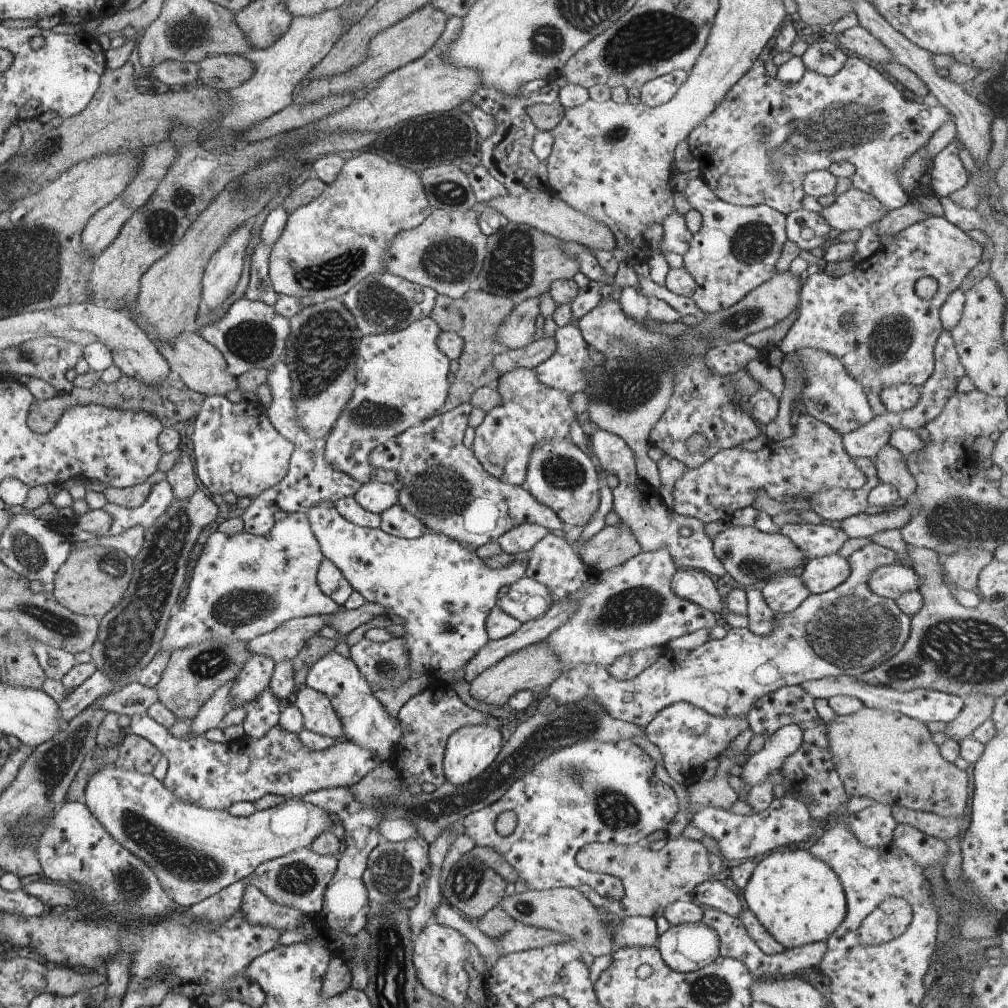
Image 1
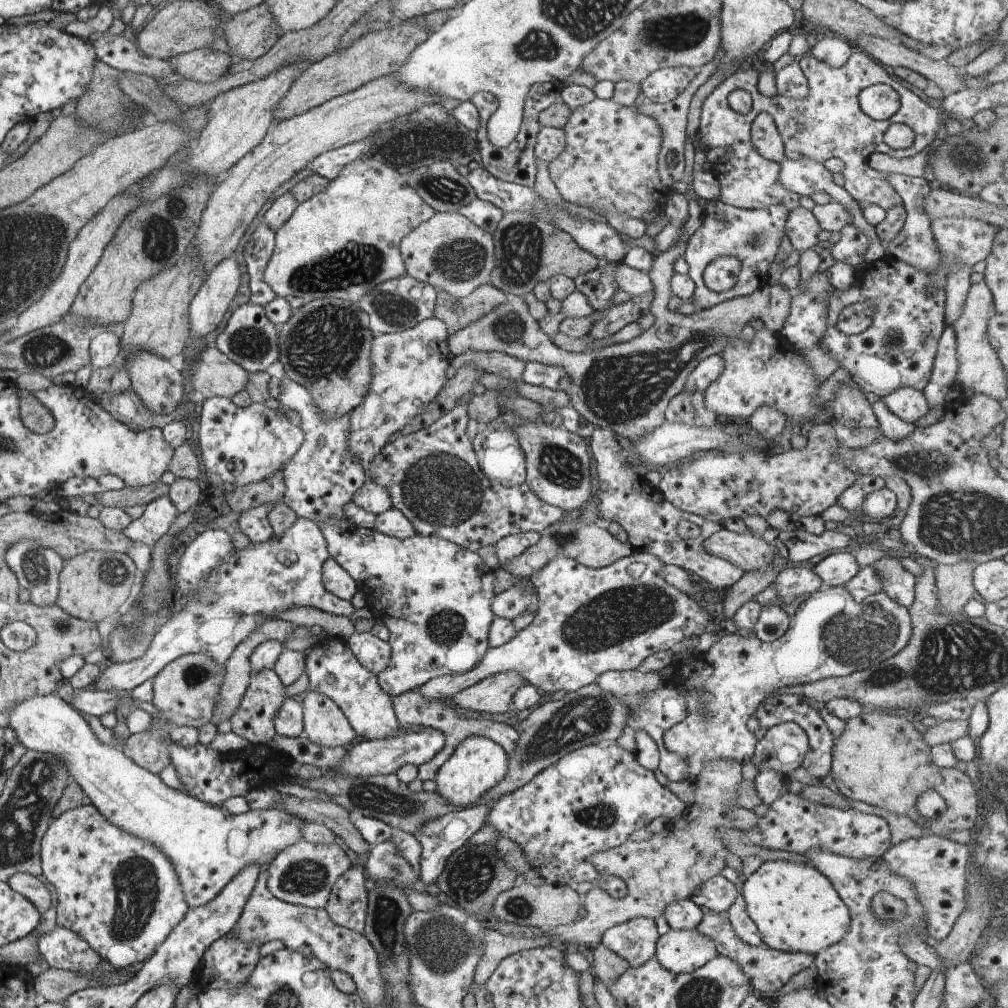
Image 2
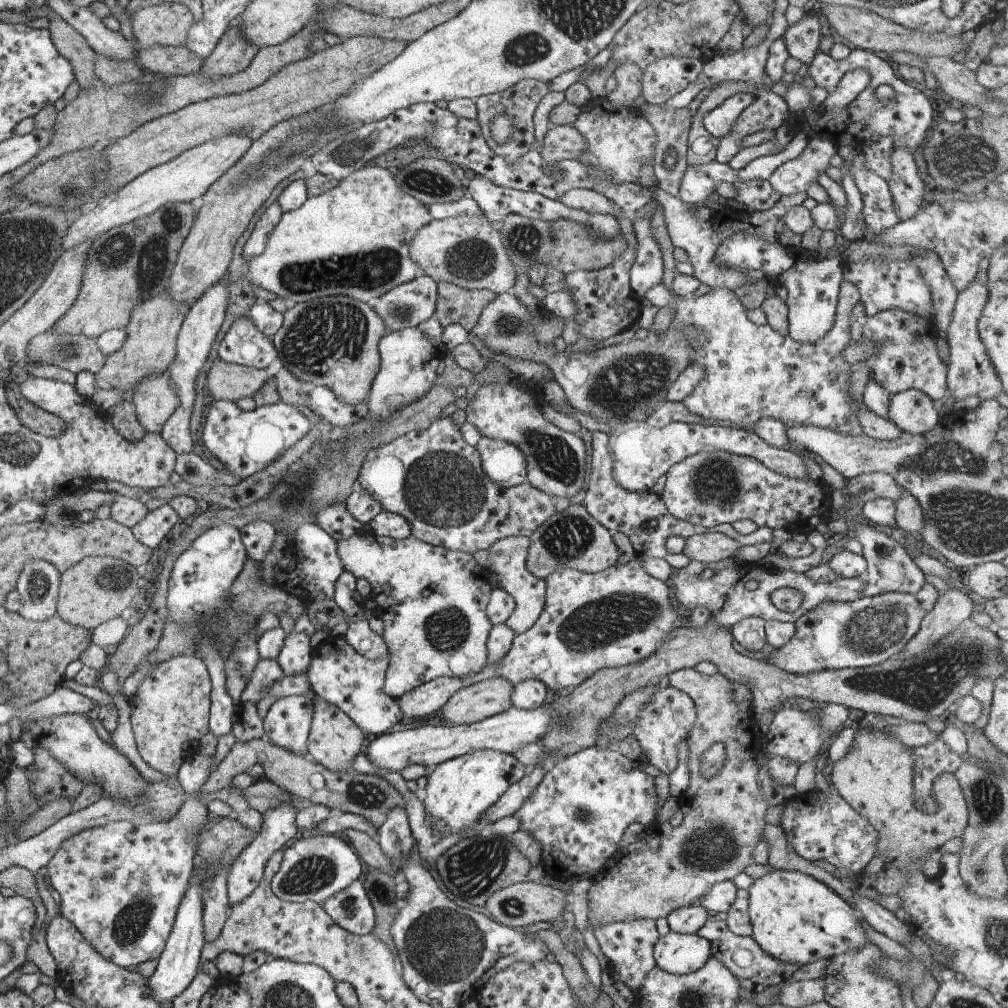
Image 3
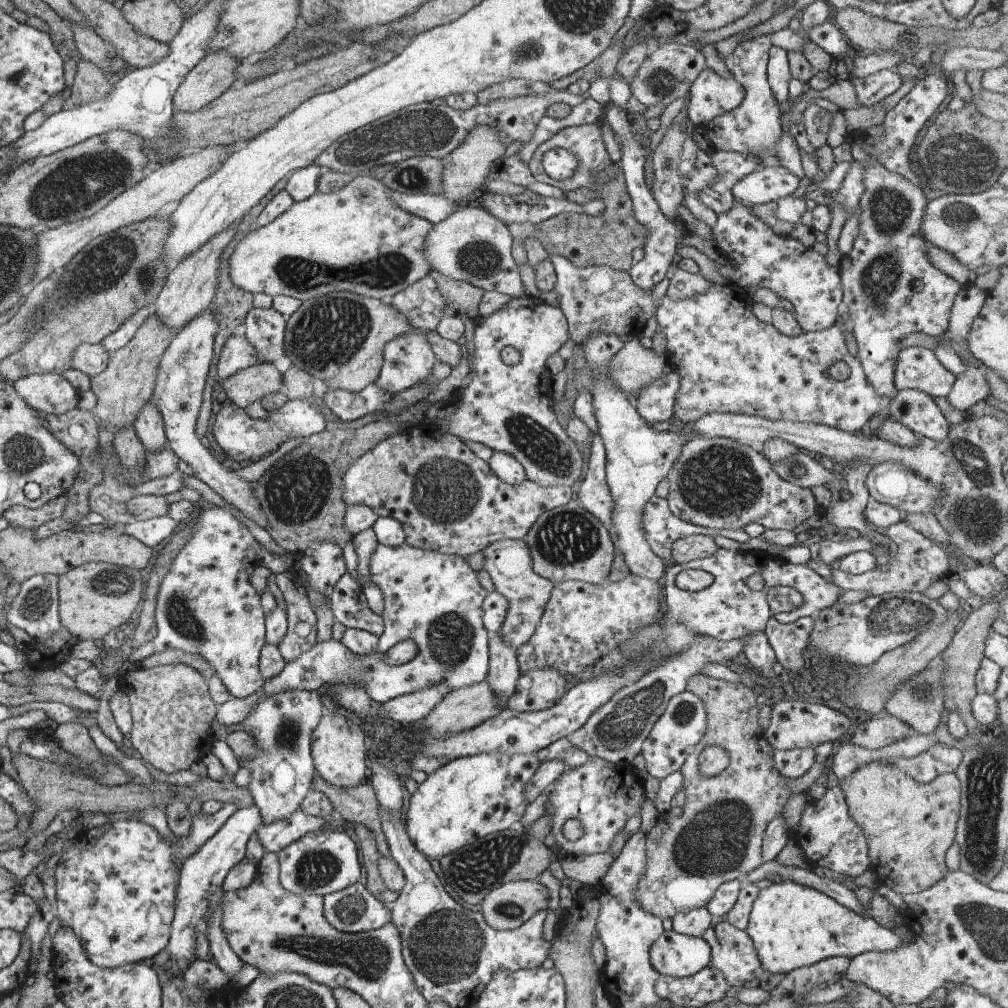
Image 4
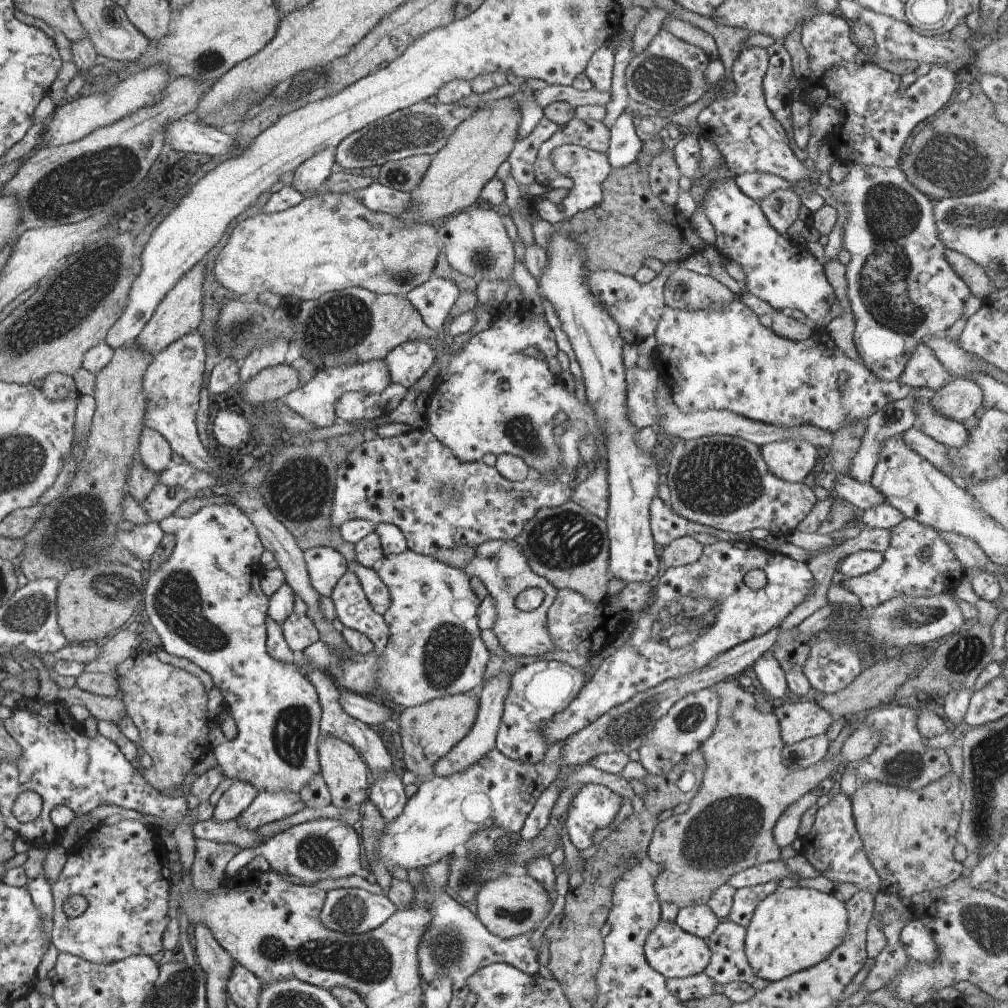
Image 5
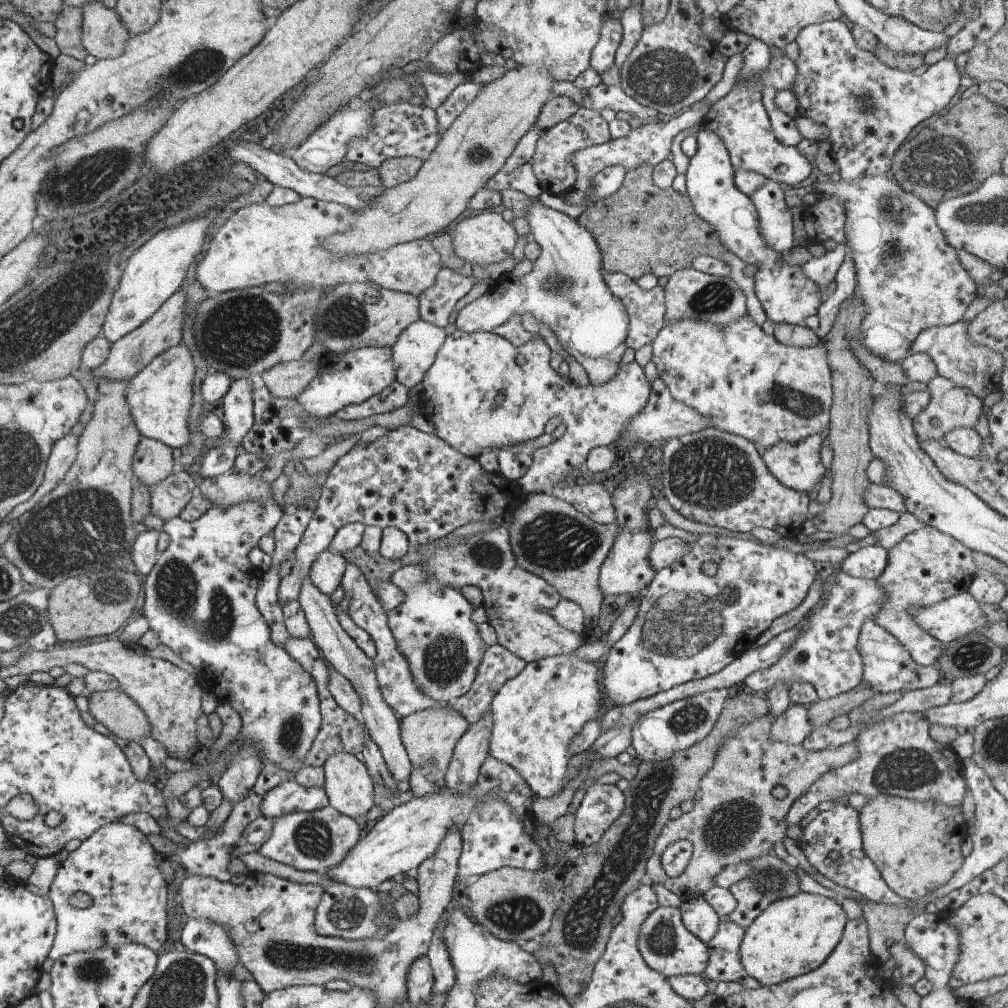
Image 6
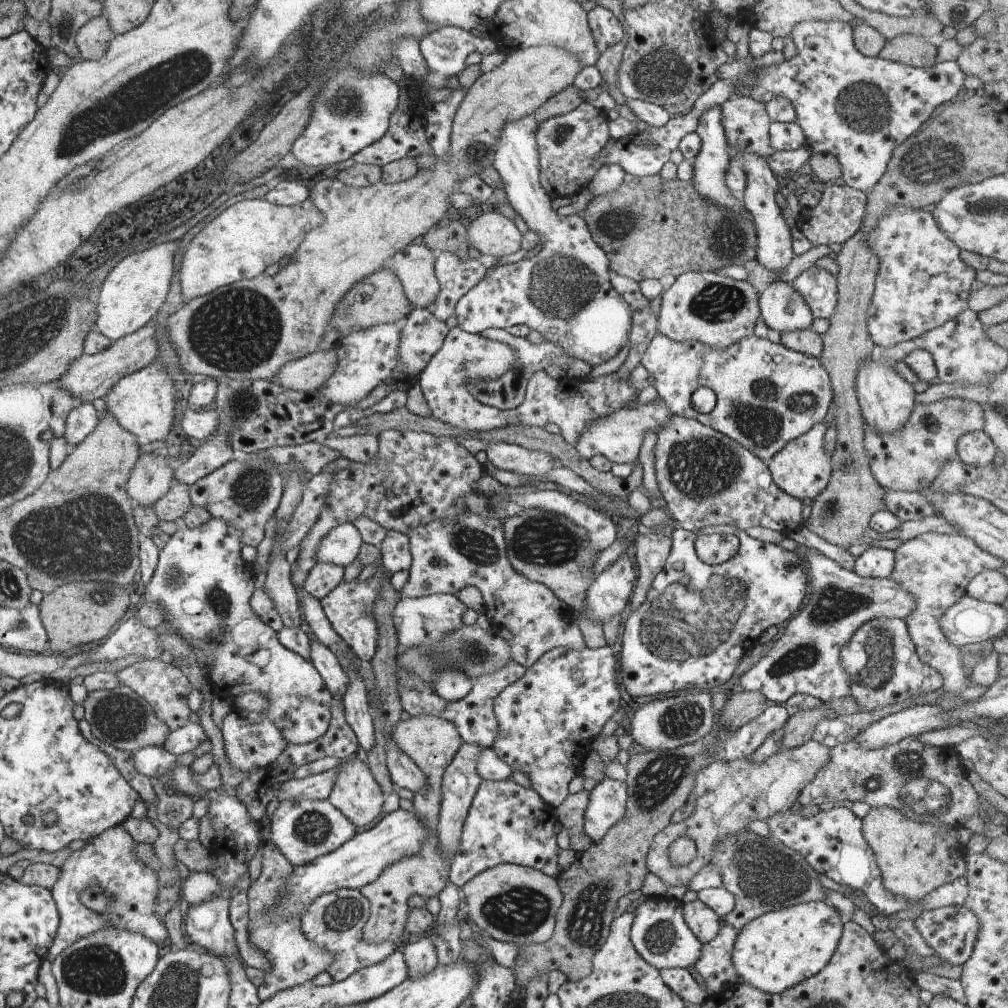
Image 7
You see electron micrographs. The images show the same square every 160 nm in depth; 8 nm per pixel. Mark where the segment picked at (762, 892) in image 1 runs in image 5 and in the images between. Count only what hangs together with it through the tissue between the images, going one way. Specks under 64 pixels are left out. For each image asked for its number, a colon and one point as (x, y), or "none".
2: (795, 908)
3: (795, 918)
4: (792, 926)
5: (793, 929)

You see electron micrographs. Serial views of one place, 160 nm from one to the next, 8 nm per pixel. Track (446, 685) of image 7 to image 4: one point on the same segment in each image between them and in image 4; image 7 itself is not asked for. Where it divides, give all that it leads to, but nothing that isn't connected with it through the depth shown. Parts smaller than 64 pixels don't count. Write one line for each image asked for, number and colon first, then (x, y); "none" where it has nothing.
4: (433, 599)
5: (435, 650)
6: (433, 627)

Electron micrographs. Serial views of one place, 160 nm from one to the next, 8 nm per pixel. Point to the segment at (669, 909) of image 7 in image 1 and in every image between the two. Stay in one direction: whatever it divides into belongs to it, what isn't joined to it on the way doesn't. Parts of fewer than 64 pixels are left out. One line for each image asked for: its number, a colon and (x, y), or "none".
1: (685, 948)
2: (684, 951)
3: (680, 954)
4: (676, 955)
5: (670, 951)
6: (667, 946)

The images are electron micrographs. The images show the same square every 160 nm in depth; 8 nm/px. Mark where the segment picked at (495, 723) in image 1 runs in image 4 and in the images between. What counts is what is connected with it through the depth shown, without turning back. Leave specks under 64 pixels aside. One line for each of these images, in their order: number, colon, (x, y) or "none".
2: (478, 764)
3: (459, 791)
4: (468, 798)

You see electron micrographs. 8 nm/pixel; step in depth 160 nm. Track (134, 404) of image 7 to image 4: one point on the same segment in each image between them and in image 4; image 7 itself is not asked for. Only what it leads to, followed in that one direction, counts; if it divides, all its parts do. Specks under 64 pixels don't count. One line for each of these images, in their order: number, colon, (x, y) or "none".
4: (183, 372)
5: (173, 380)
6: (160, 396)

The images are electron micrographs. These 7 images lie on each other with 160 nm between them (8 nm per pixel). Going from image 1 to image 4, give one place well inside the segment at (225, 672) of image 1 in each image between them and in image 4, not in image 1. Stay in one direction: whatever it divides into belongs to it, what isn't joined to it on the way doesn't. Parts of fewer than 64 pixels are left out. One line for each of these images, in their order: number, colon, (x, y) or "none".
2: (185, 692)
3: (171, 705)
4: (172, 711)

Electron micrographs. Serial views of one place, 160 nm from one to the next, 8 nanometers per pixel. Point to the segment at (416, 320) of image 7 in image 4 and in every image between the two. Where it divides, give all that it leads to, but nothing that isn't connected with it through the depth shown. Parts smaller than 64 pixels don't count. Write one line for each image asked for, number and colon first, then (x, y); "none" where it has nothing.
4: (407, 360)
5: (407, 363)
6: (414, 352)

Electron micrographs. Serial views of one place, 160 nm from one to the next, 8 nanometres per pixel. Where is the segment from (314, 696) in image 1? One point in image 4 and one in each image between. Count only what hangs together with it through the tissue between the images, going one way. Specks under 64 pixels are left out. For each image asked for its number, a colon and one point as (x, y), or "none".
2: (324, 724)
3: (335, 740)
4: (338, 747)

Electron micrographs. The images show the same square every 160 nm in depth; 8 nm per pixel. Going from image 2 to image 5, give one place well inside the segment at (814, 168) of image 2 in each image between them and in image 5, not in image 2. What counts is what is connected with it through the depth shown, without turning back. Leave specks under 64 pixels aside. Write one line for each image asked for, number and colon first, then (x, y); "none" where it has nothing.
3: (795, 176)
4: (770, 184)
5: (756, 185)

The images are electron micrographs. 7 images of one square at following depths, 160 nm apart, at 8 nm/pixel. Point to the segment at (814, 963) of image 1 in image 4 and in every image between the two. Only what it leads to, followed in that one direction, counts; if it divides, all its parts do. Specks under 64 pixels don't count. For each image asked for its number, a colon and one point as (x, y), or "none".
2: (767, 970)
3: (757, 971)
4: (732, 952)

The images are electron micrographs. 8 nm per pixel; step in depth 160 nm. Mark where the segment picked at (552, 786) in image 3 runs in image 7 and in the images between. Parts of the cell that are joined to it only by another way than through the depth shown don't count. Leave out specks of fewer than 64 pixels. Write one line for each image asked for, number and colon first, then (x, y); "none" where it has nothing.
4: (602, 796)
5: (594, 806)
6: (602, 804)
7: (607, 802)

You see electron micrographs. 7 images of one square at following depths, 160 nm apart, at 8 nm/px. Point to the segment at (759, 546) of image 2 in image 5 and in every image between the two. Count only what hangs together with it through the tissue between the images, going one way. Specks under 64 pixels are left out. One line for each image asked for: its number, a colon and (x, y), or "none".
3: (712, 548)
4: (694, 547)
5: (686, 550)

